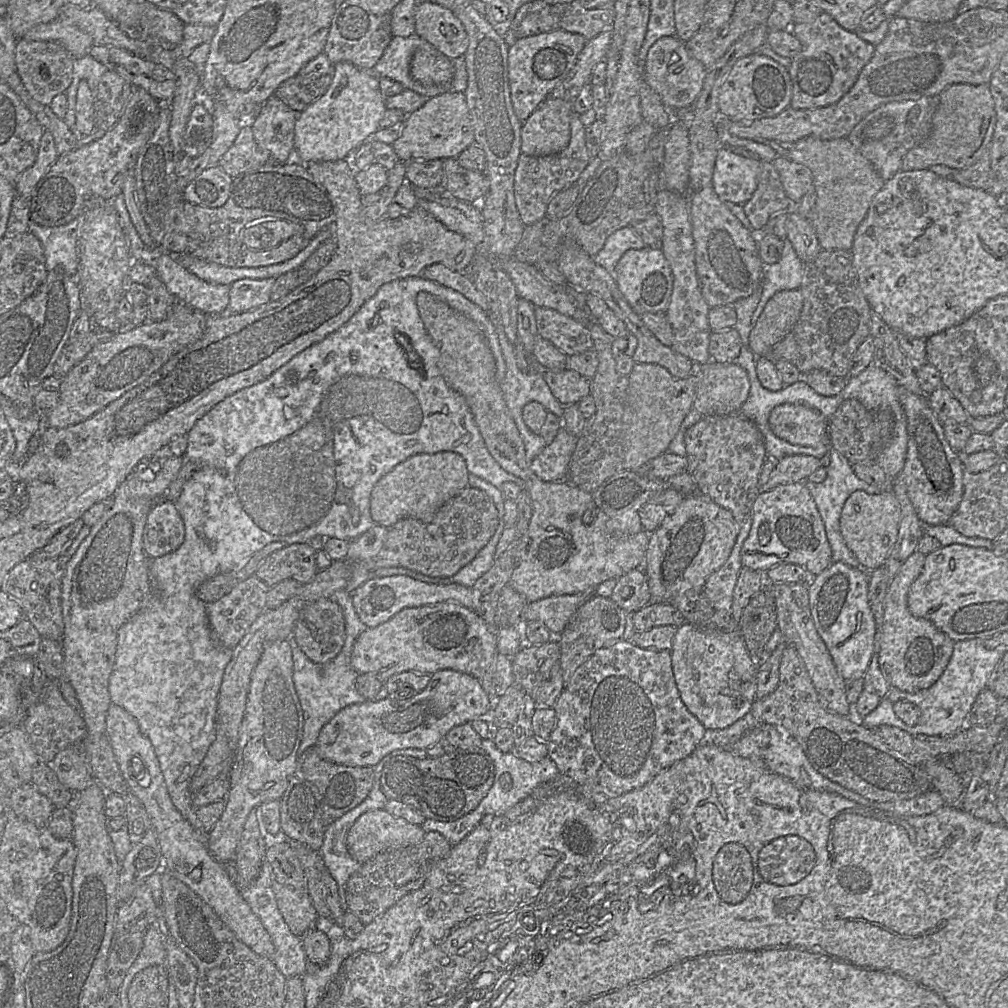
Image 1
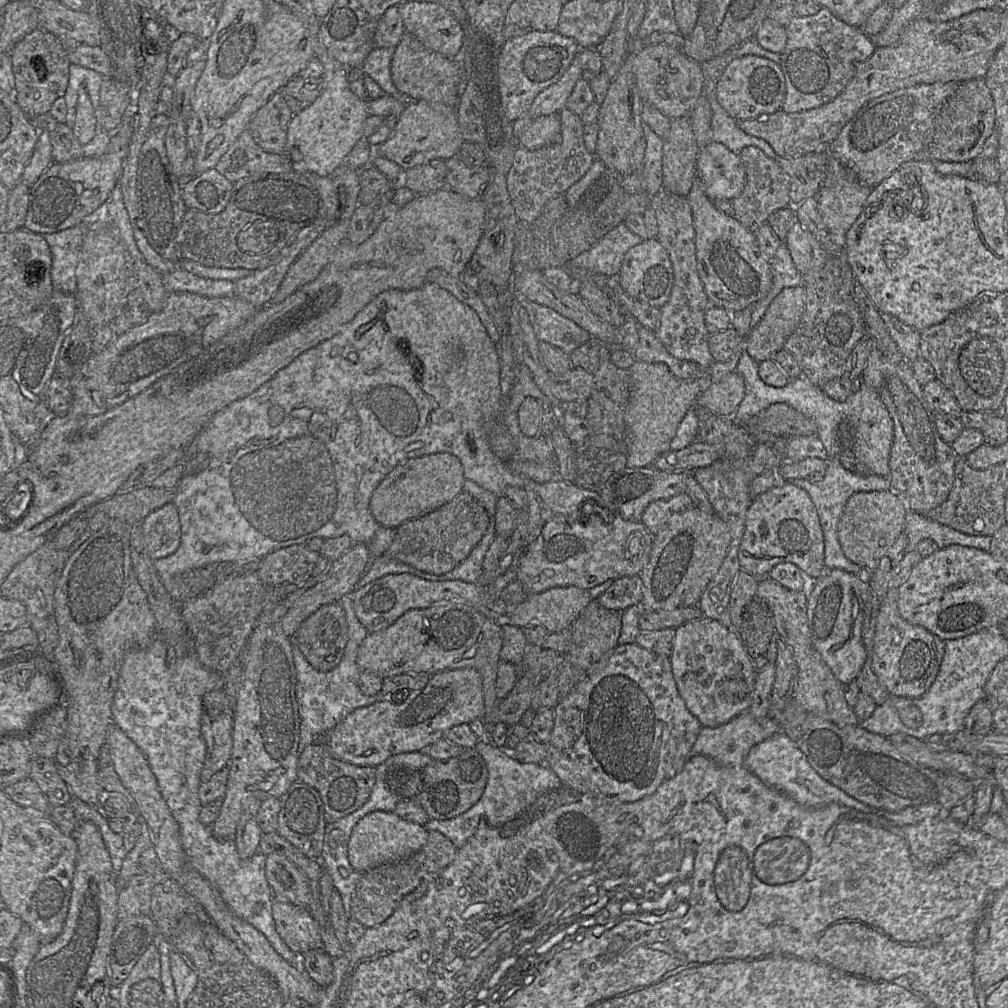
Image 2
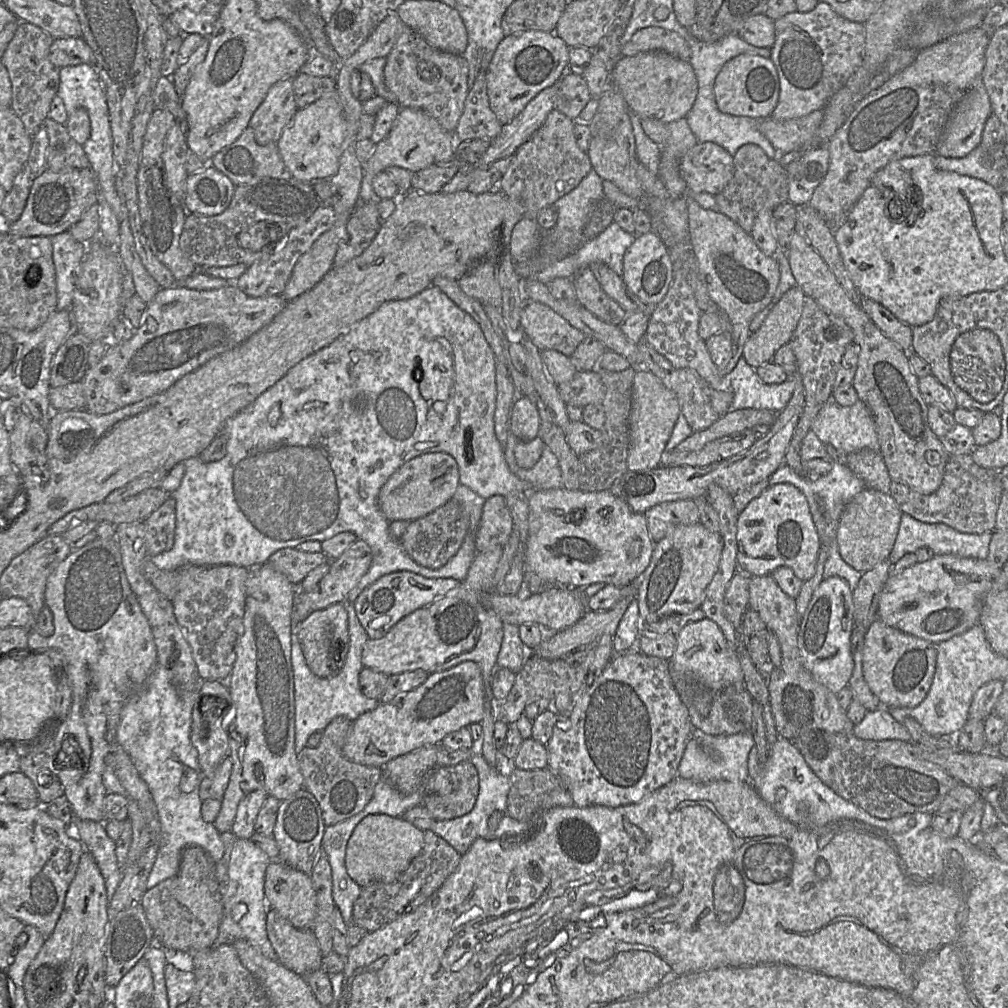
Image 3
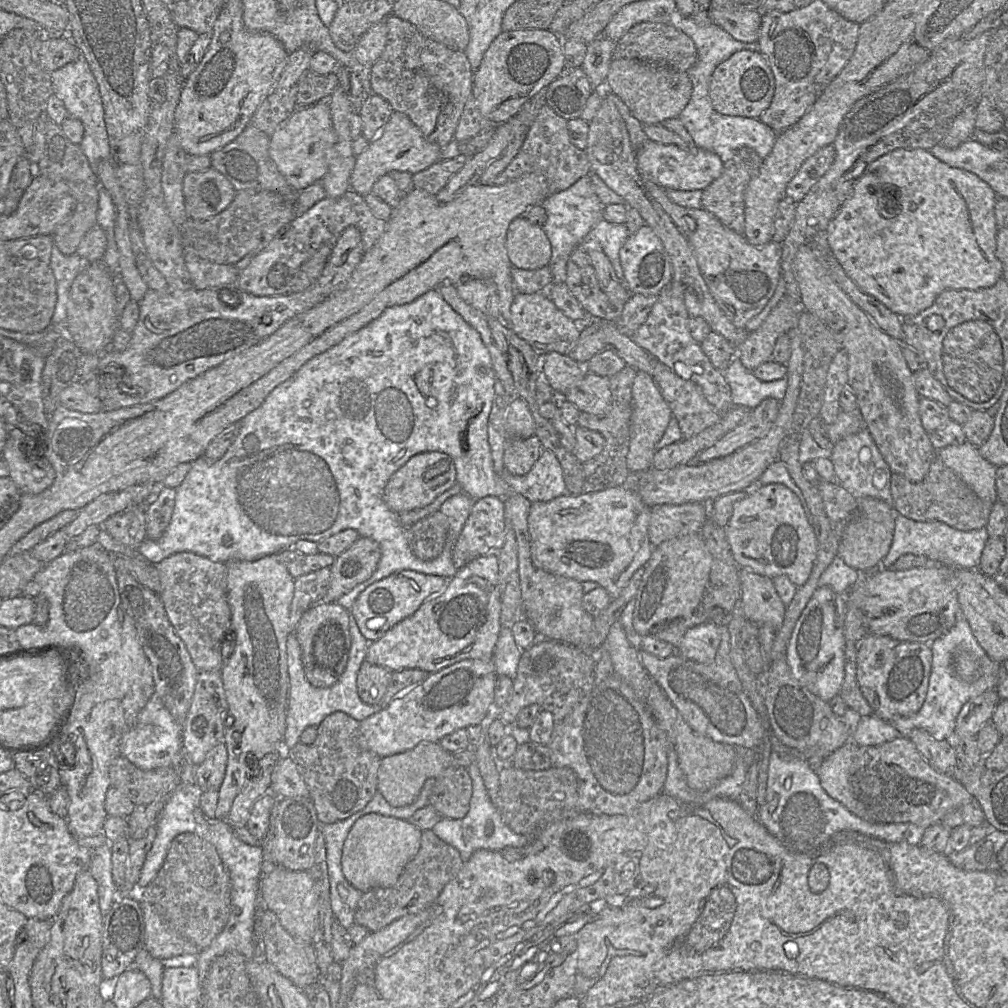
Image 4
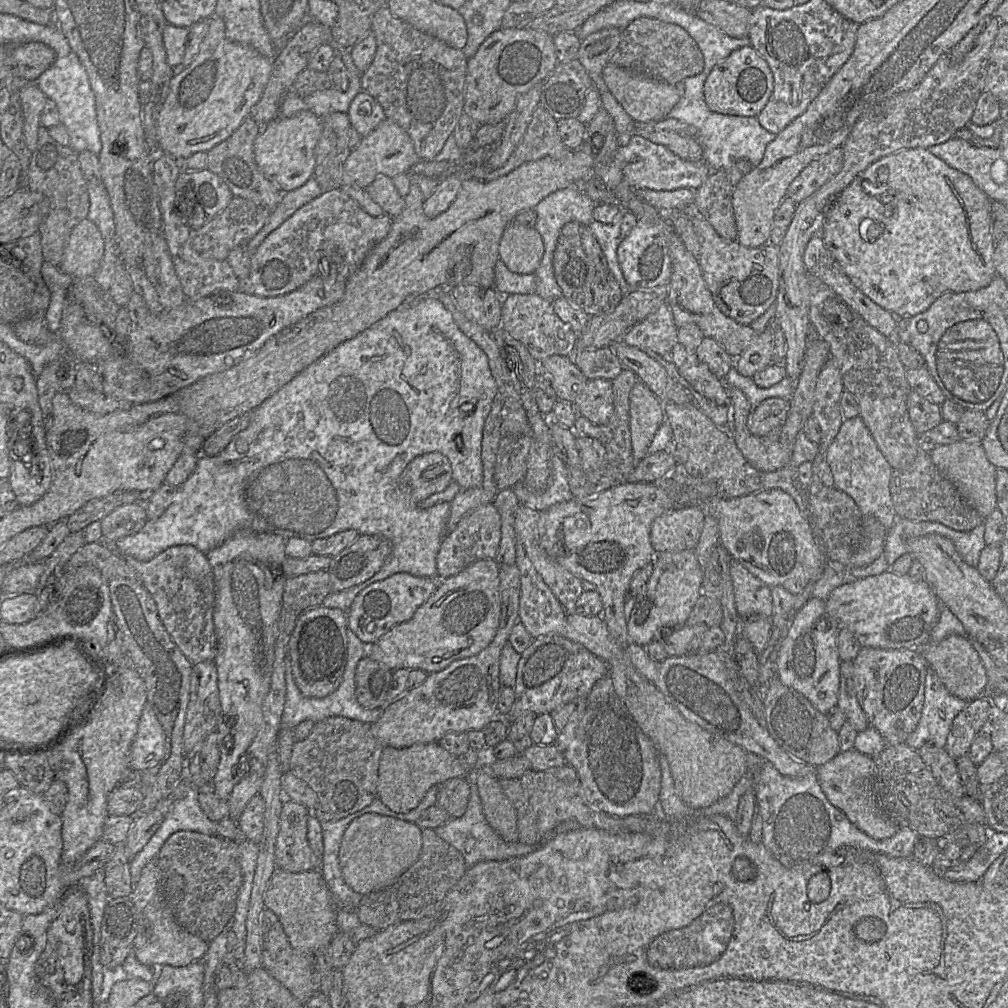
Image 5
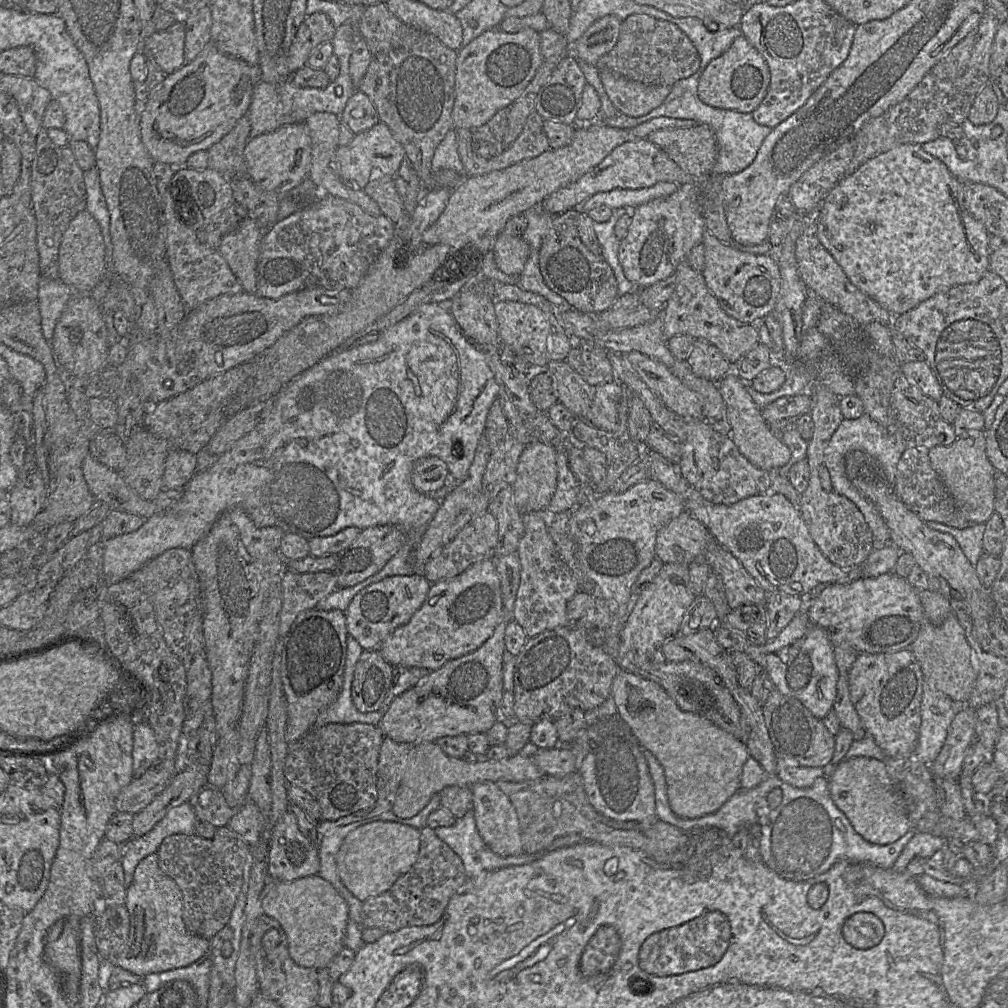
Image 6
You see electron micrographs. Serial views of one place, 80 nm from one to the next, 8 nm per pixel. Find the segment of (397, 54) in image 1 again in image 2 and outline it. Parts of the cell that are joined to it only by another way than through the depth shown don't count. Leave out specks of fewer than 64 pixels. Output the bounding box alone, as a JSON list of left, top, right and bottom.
[361,47,411,104]

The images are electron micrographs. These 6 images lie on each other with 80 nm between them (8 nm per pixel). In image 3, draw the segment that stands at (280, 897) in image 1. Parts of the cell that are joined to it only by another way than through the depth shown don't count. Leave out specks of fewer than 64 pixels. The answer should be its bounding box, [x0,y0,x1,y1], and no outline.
[266,908,323,976]

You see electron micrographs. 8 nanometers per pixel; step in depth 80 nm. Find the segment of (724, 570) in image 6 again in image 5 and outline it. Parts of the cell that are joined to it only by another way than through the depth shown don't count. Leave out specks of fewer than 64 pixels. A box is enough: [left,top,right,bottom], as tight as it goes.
[650,504,773,619]

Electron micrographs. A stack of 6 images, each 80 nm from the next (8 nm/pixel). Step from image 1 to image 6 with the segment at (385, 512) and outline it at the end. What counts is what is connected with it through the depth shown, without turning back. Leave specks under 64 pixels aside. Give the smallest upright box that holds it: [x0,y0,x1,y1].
[411,456,449,494]

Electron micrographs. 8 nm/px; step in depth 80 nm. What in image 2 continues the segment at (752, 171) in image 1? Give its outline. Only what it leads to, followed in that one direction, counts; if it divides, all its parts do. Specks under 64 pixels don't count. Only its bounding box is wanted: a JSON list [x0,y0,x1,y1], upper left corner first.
[696,141,746,200]

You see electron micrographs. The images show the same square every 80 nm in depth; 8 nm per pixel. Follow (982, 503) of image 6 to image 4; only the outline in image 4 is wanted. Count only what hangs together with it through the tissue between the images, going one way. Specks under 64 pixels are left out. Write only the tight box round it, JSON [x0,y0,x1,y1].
[937,441,997,504]

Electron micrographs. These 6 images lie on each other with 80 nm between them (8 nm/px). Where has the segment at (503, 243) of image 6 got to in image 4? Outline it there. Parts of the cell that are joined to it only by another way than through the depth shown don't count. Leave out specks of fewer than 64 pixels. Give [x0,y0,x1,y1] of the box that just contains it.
[506,216,551,269]

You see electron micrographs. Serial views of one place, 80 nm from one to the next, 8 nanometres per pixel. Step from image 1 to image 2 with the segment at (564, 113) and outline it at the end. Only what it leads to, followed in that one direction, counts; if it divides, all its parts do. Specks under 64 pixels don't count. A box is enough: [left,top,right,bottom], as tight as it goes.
[519,113,561,150]

